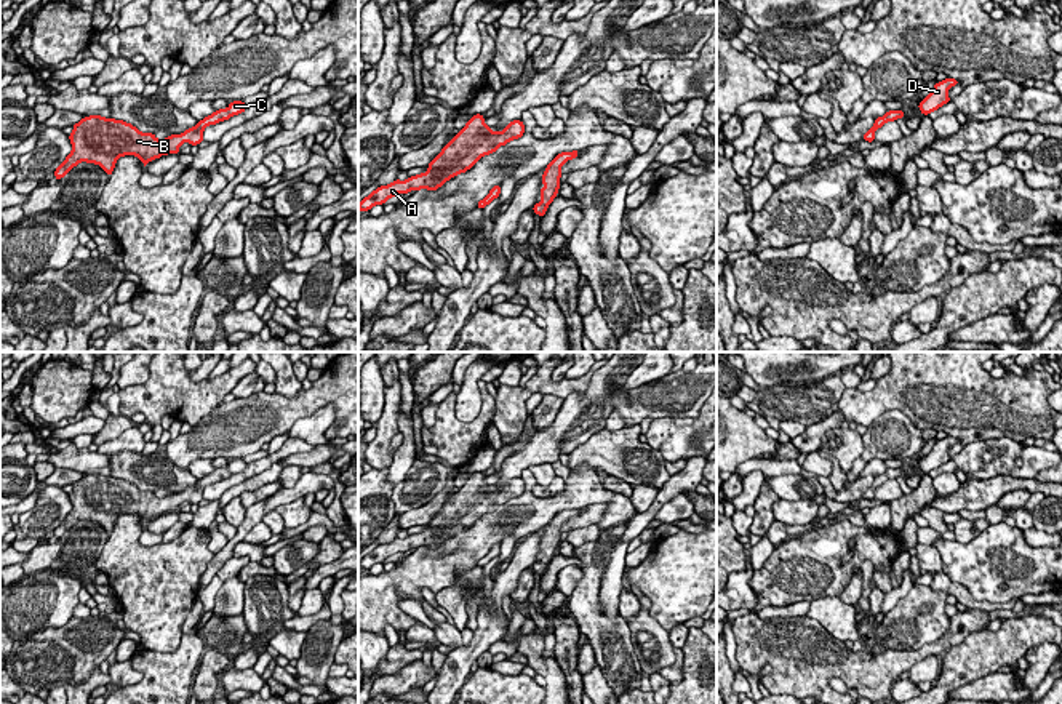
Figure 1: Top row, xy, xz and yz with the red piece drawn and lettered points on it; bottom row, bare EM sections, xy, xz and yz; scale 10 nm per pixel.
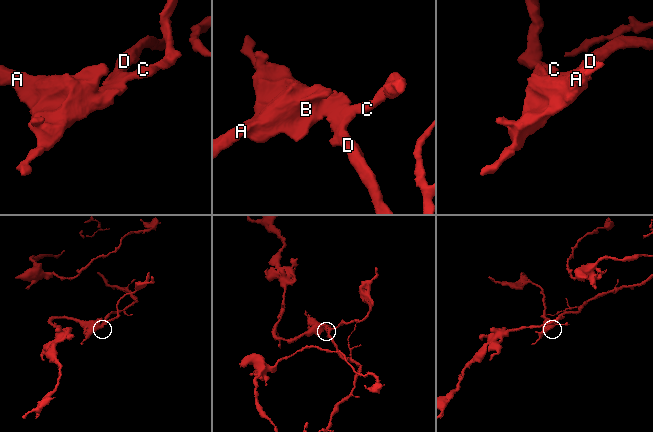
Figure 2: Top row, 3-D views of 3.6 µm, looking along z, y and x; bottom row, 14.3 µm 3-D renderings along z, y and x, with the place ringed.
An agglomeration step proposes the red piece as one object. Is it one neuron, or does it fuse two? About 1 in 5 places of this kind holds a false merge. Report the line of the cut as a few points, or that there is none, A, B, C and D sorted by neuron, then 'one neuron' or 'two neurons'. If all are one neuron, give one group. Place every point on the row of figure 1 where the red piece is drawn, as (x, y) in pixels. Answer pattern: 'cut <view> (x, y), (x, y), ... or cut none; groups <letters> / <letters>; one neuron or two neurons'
cut none; groups A B C D; one neuron

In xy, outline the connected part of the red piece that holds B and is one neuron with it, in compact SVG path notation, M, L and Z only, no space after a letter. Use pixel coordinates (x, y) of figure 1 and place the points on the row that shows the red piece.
M232 101L227 109L214 110L211 115L198 120L192 128L181 134L170 134L165 139L157 139L154 133L142 133L131 123L101 115L83 117L69 134L72 150L66 160L54 170L54 178L59 181L74 166L82 162L99 165L107 176L114 173L120 157L134 155L144 166L168 154L179 154L184 142L198 146L203 142L203 131L210 125L229 120L246 110L243 101Z

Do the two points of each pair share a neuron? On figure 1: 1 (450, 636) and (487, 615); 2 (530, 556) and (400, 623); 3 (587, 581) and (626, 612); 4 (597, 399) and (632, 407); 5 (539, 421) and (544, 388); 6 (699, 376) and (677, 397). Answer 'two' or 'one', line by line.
1: two
2: two
3: two
4: two
5: two
6: one

